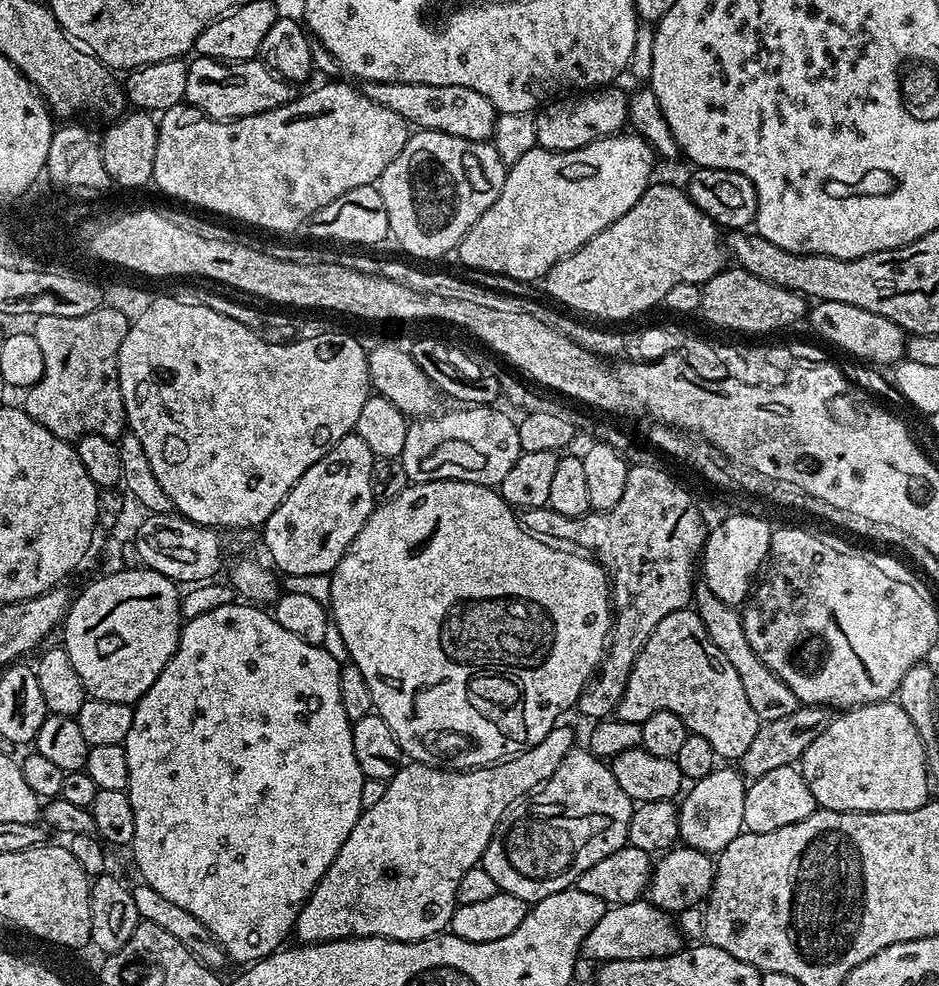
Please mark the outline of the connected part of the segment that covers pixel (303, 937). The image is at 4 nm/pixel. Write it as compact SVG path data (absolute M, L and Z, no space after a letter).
M557 726L550 730L550 734L546 734L546 738L542 738L542 742L538 742L538 746L534 746L525 752L520 752L517 756L510 756L507 760L499 761L500 765L502 765L502 776L494 776L496 772L491 772L491 770L490 774L488 774L488 767L486 766L486 774L482 776L484 780L476 782L474 786L440 786L440 782L428 782L426 788L424 788L420 784L414 784L412 780L400 780L398 777L387 781L382 798L378 798L378 803L375 806L370 806L361 811L354 830L350 830L350 838L346 838L346 842L342 842L342 850L338 850L334 862L328 867L326 874L312 891L311 898L304 903L304 908L296 919L295 939L300 939L297 941L301 945L306 945L324 944L327 940L346 940L353 936L377 936L387 940L424 940L428 936L443 933L451 925L452 913L458 907L456 891L458 890L458 882L462 882L462 874L466 870L477 867L483 861L486 846L492 841L492 836L495 834L496 829L499 828L505 812L513 804L525 799L529 794L544 785L552 777L554 770L558 770L562 758L566 758L566 754L573 751L573 748L571 730L563 728L563 726Z

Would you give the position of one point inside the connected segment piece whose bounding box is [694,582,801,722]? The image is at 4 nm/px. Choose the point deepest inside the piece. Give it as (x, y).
(770, 698)

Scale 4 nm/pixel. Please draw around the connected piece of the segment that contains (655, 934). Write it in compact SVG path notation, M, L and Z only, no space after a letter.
M641 898L629 904L605 907L602 918L594 922L590 934L582 945L583 959L603 962L606 960L652 960L655 956L672 956L682 947L680 925L669 913L655 908Z

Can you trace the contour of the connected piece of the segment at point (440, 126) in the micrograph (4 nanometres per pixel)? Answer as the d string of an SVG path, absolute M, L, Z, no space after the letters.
M365 81L362 91L364 96L393 110L417 129L454 134L468 141L489 141L493 137L498 114L488 99L469 87Z

